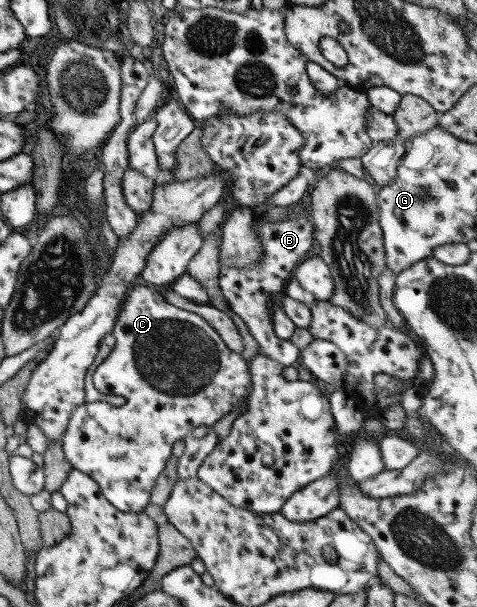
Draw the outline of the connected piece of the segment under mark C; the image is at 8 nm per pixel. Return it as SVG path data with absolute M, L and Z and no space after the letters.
M133 282L131 287L127 289L127 294L123 299L120 309L118 309L118 317L114 322L112 334L115 337L114 347L109 351L106 359L102 359L102 363L94 369L92 374L92 383L96 390L101 394L112 394L122 396L125 402L119 406L113 406L106 402L84 402L81 406L72 410L67 421L65 432L61 437L61 449L63 457L68 461L72 470L81 471L83 475L90 477L94 483L98 485L101 495L112 504L118 511L125 513L143 512L149 503L149 496L152 487L159 474L161 474L166 461L171 457L172 451L175 449L174 443L182 441L186 434L192 429L200 426L213 426L218 419L222 419L226 413L230 413L241 405L241 401L249 395L251 389L251 377L249 376L249 367L240 356L239 353L233 352L226 347L222 338L204 321L199 315L190 313L185 309L174 307L171 303L167 303L162 294L157 289L145 285L143 282Z

